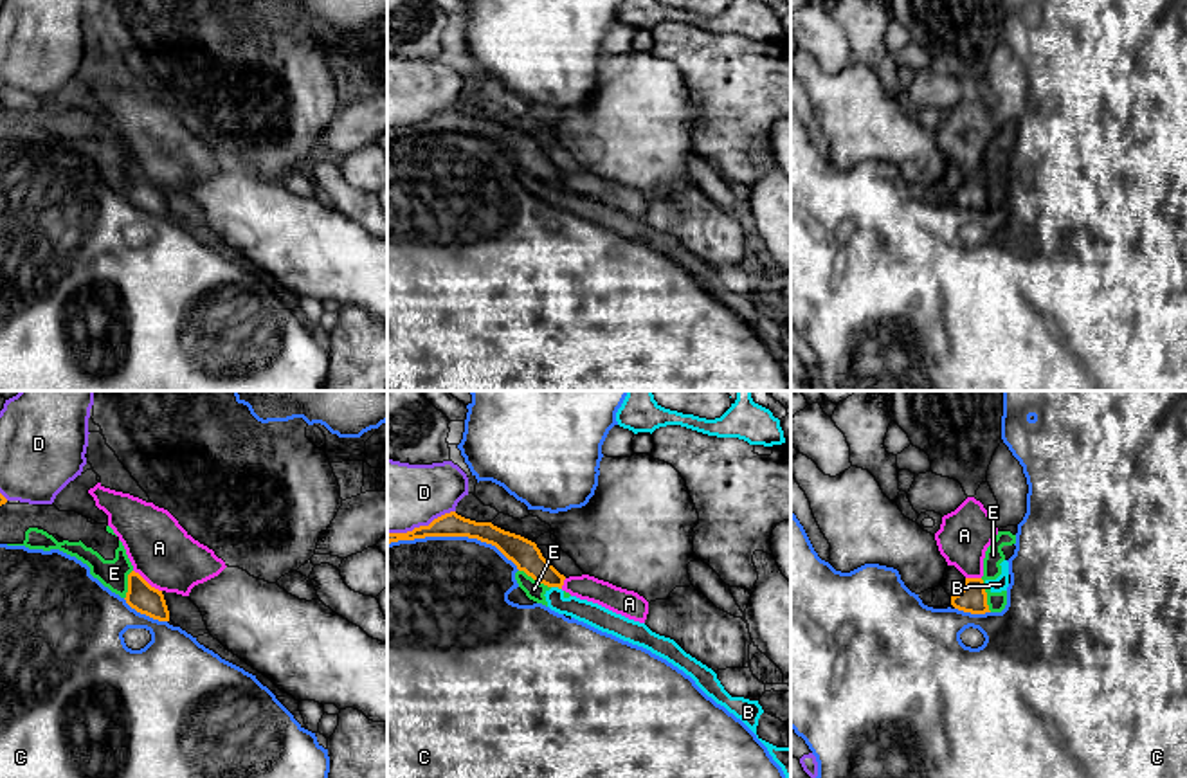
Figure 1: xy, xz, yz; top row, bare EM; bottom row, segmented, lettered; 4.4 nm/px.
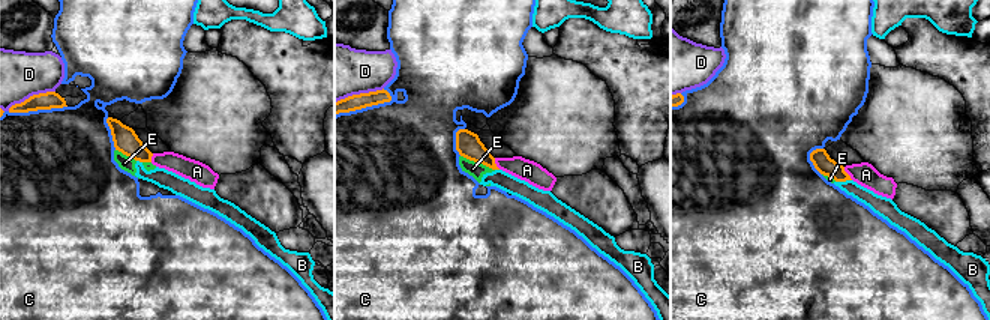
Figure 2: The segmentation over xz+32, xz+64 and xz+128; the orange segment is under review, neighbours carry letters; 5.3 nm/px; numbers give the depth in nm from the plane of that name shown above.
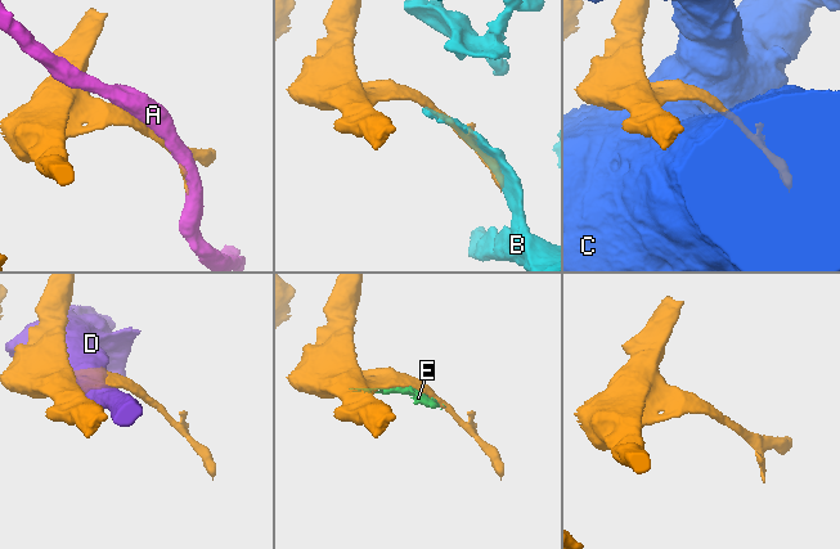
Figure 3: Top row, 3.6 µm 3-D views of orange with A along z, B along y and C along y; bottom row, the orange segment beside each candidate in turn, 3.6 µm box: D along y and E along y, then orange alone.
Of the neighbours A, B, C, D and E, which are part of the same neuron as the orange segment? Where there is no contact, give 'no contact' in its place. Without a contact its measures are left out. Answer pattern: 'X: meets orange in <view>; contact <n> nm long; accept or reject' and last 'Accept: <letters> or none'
A: meets orange in xy; contact 160 nm long; reject
B: meets orange in xz; contact 50 nm long; reject
C: meets orange in xz; contact 600 nm long; reject
D: meets orange in xz; contact 320 nm long; reject
E: meets orange in yz; contact 160 nm long; reject
Accept: none

